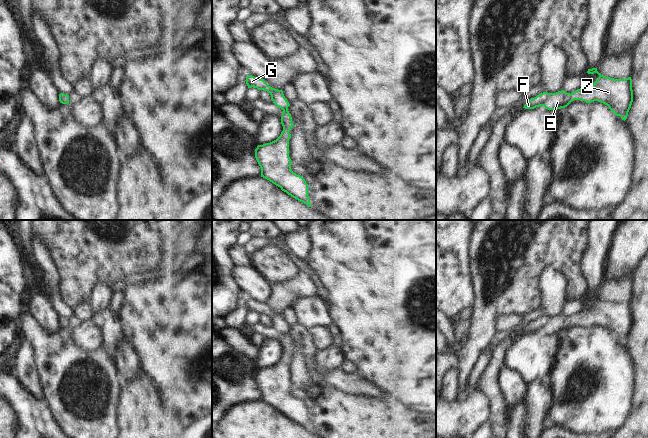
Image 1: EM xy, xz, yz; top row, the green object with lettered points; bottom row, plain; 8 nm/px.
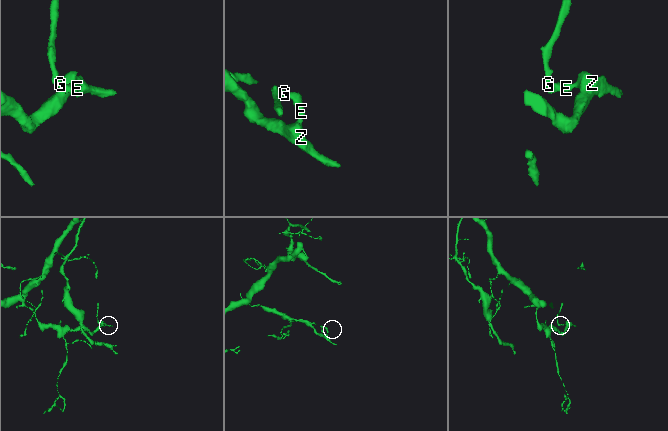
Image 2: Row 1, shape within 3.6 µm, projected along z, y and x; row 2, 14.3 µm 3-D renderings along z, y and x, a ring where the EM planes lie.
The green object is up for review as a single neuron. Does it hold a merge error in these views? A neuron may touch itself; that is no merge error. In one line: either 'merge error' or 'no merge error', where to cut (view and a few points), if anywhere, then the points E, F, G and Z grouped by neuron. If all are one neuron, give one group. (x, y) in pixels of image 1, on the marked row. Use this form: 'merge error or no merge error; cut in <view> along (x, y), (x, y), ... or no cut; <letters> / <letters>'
no merge error; no cut; E F G Z

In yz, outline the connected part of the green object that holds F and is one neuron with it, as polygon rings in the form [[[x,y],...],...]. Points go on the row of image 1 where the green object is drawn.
[[[597,68],[588,69],[588,74],[597,73],[599,77],[593,86],[582,87],[573,93],[558,91],[556,93],[543,92],[530,99],[523,108],[534,109],[544,106],[548,110],[555,110],[567,107],[574,100],[582,100],[586,103],[594,101],[601,102],[609,107],[622,120],[626,120],[633,102],[632,79],[614,79],[601,75]]]

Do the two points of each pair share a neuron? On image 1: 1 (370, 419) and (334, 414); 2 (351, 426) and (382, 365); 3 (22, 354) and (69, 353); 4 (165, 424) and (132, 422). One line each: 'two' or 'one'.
1: one
2: two
3: two
4: one

